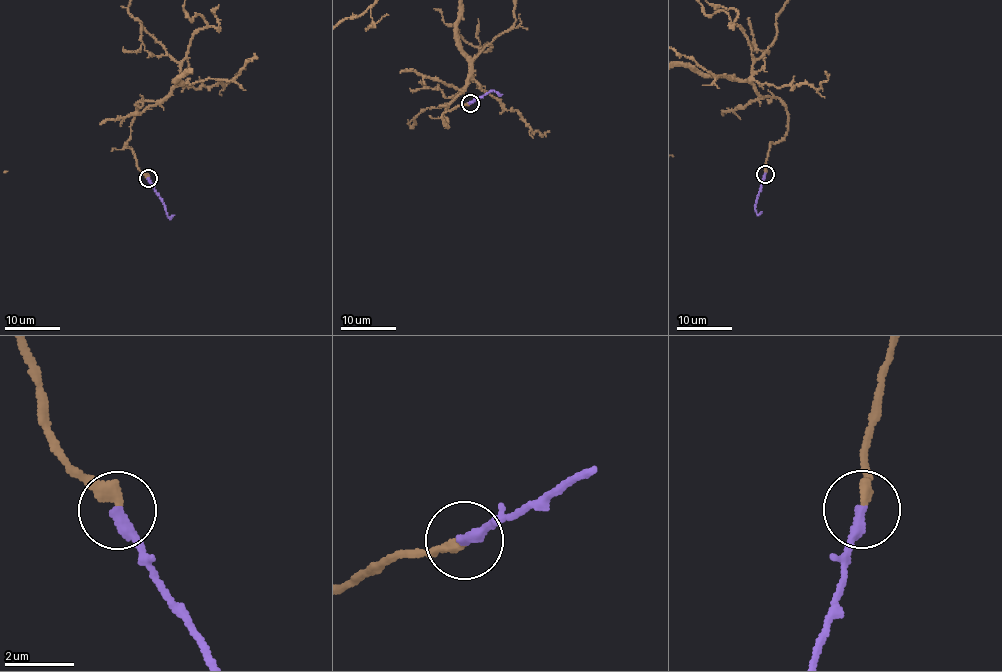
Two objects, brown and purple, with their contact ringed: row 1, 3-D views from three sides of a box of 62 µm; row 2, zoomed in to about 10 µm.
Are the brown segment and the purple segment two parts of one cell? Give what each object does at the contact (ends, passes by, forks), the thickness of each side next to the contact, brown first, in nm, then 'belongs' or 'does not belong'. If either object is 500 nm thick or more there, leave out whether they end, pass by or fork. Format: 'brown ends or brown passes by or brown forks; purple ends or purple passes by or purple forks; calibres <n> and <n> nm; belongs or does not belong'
brown ends; purple ends; calibres 340 and 340 nm; belongs

